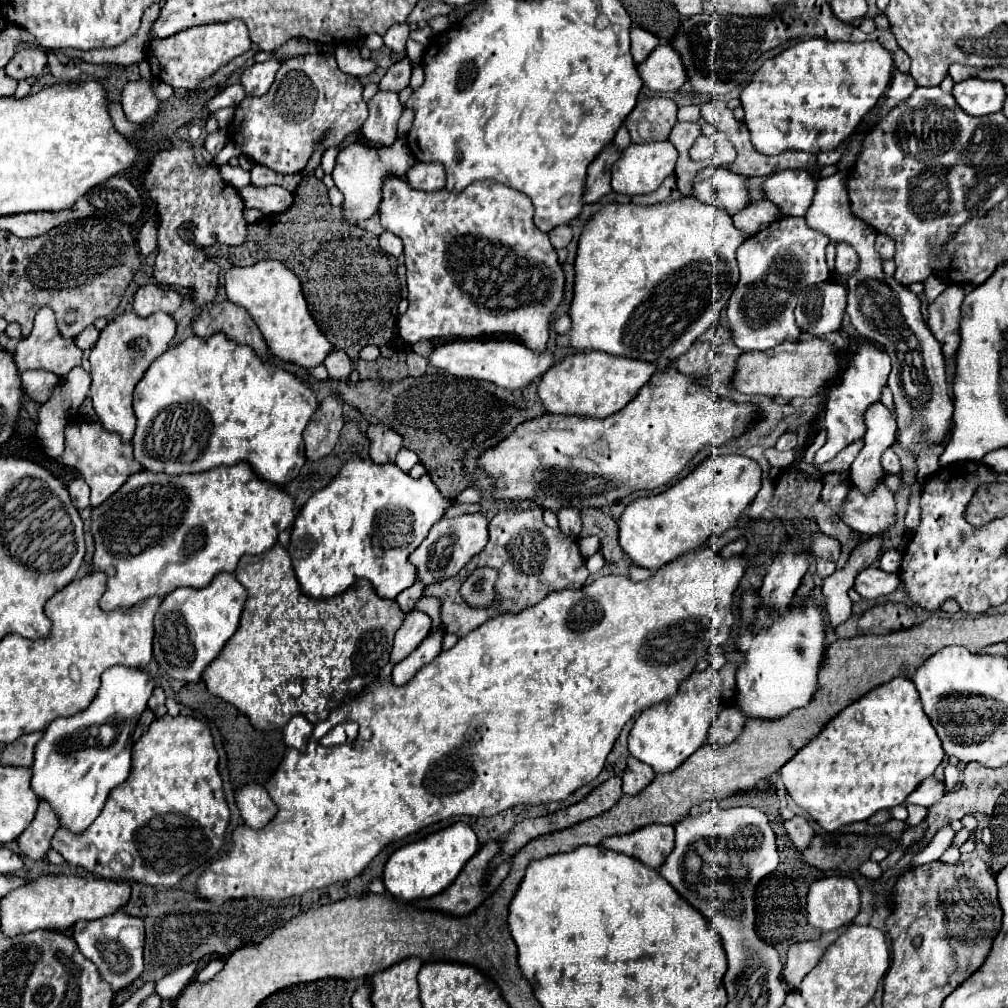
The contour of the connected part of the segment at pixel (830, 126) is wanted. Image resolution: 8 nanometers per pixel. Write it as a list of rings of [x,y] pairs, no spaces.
[[[808,39],[792,45],[774,59],[764,61],[764,65],[754,73],[752,81],[740,93],[740,101],[746,111],[744,123],[750,131],[752,145],[766,155],[780,155],[788,149],[806,153],[824,153],[836,149],[856,131],[864,115],[868,115],[878,103],[878,99],[884,95],[892,79],[892,69],[892,55],[876,41],[842,43],[826,39]]]

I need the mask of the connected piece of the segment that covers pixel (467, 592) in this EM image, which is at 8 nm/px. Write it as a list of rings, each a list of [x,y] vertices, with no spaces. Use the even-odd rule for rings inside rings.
[[[476,569],[462,587],[462,595],[472,607],[488,607],[488,599],[492,599],[494,585],[494,569]]]

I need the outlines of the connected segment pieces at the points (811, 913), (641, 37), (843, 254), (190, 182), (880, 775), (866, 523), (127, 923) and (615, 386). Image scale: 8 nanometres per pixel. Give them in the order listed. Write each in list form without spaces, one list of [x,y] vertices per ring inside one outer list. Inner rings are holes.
[[[844,875],[818,879],[810,885],[806,899],[808,923],[822,931],[840,929],[860,913],[860,889]]]
[[[638,27],[632,29],[632,57],[636,63],[642,63],[650,55],[650,51],[654,51],[656,45],[658,45],[658,37]]]
[[[838,243],[836,247],[836,273],[842,273],[842,275],[850,275],[856,271],[858,267],[858,253],[852,245],[846,245],[846,243]]]
[[[176,141],[170,149],[162,149],[154,155],[144,173],[144,187],[150,201],[156,203],[158,213],[158,255],[152,277],[166,287],[190,289],[194,307],[212,303],[218,291],[220,269],[204,253],[204,247],[214,243],[240,245],[246,239],[248,223],[242,217],[244,201],[238,189],[222,179],[218,165],[198,165],[188,141]],[[182,229],[190,229],[192,237],[184,239]]]
[[[896,677],[894,681],[872,689],[868,695],[838,713],[814,741],[802,747],[784,765],[780,777],[798,807],[802,807],[822,829],[836,831],[842,825],[866,821],[880,809],[902,805],[904,799],[936,771],[942,757],[944,749],[940,737],[922,709],[914,683],[906,677]]]
[[[886,485],[874,489],[870,495],[862,495],[858,489],[850,489],[842,521],[862,535],[888,533],[896,523],[894,493]]]
[[[116,911],[108,917],[86,921],[80,919],[72,927],[72,937],[78,943],[78,949],[84,957],[88,957],[102,977],[112,985],[114,991],[130,985],[140,977],[144,969],[144,923],[138,917],[132,917],[124,911]]]
[[[584,351],[566,355],[562,361],[552,365],[544,373],[538,393],[550,413],[606,417],[626,407],[638,395],[638,389],[650,381],[654,371],[656,365],[648,361],[618,357],[604,351]]]

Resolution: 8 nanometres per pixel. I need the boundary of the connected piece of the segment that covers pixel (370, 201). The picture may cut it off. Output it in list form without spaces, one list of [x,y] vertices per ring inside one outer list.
[[[400,137],[392,147],[370,147],[364,143],[352,143],[344,147],[338,157],[336,157],[336,167],[334,167],[334,183],[344,195],[344,209],[346,209],[346,221],[350,223],[360,223],[364,219],[370,219],[378,205],[380,205],[380,191],[382,183],[386,181],[388,175],[406,175],[406,169],[414,163],[414,157],[408,149],[406,137]]]

